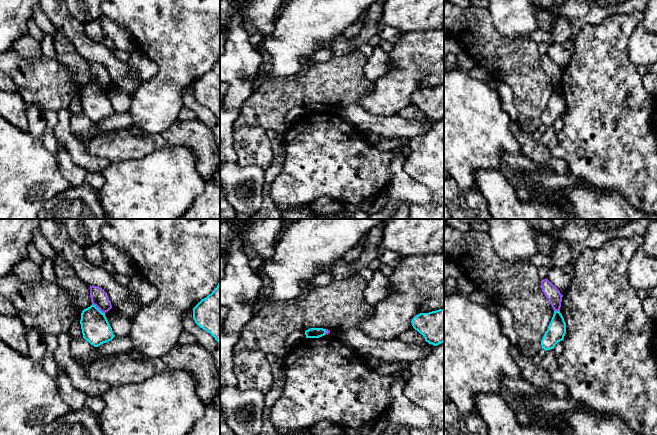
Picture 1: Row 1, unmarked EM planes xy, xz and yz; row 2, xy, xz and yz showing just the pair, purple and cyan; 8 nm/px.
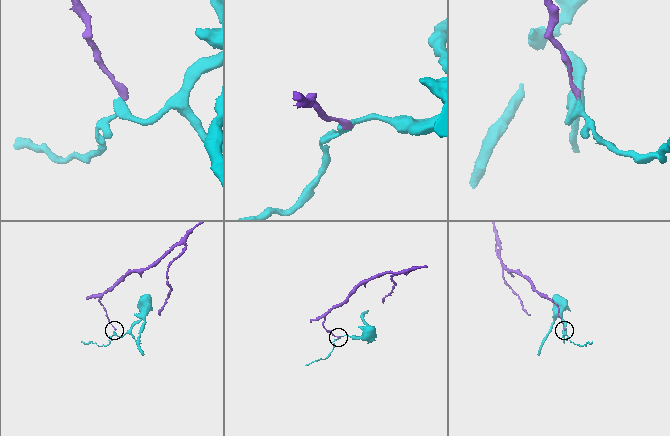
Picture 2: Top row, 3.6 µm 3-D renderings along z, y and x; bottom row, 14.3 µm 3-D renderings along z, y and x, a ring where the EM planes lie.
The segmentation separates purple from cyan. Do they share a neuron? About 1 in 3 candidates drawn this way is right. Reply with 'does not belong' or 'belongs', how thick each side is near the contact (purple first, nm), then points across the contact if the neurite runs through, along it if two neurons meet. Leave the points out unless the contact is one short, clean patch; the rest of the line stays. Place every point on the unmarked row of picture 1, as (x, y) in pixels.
does not belong; calibres 140 and 220 nm; border xy (92, 79), (104, 89)

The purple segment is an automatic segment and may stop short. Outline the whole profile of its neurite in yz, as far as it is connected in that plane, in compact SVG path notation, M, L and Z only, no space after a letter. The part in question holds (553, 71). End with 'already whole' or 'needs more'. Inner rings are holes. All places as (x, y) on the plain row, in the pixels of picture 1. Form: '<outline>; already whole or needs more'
M546 54L541 56L542 68L550 78L554 87L560 87L563 71L560 67Z; already whole

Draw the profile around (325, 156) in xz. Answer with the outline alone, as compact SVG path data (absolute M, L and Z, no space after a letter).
M324 111L319 114L306 114L289 126L283 138L285 159L283 170L268 187L271 200L276 205L307 206L320 197L330 197L346 205L360 205L368 197L383 192L392 179L390 164L392 151L379 151L361 137L361 132L345 122L339 114Z

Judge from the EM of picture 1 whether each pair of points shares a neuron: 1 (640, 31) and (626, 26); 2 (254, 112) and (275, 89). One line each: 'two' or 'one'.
1: two
2: one

